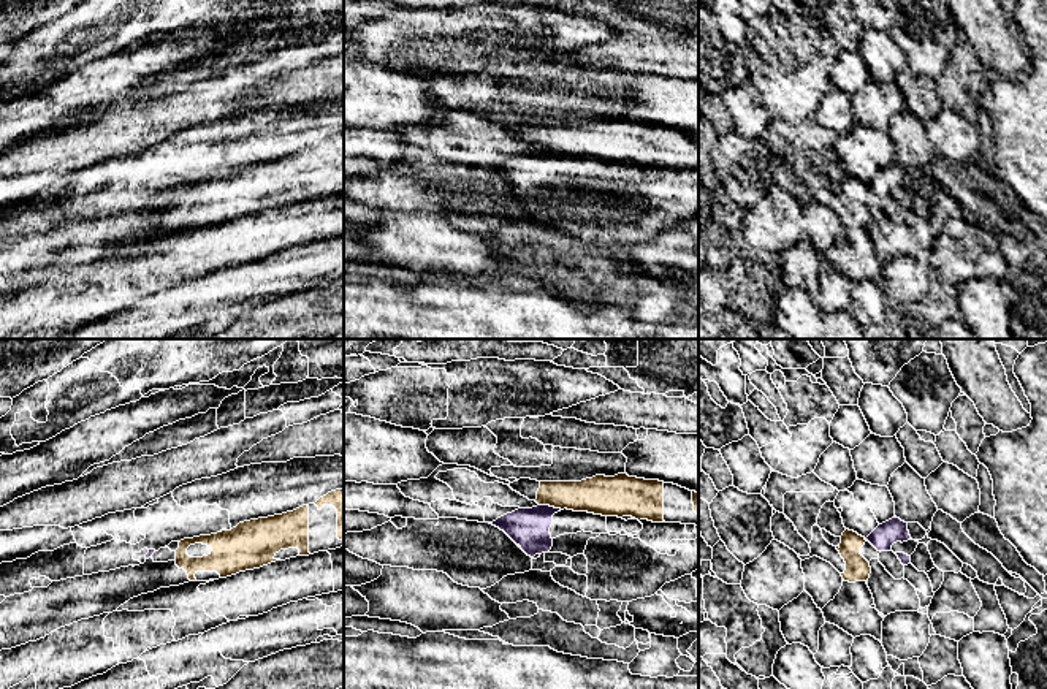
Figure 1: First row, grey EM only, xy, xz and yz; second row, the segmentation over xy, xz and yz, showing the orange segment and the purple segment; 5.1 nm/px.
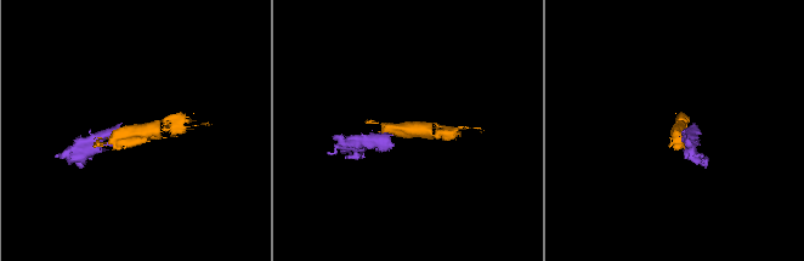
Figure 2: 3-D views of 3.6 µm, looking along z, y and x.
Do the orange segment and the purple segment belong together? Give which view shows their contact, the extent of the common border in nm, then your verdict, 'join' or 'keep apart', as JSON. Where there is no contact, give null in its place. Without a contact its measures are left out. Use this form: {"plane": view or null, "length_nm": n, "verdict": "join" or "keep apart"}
{"plane": "xz", "length_nm": 120, "verdict": "keep apart"}

